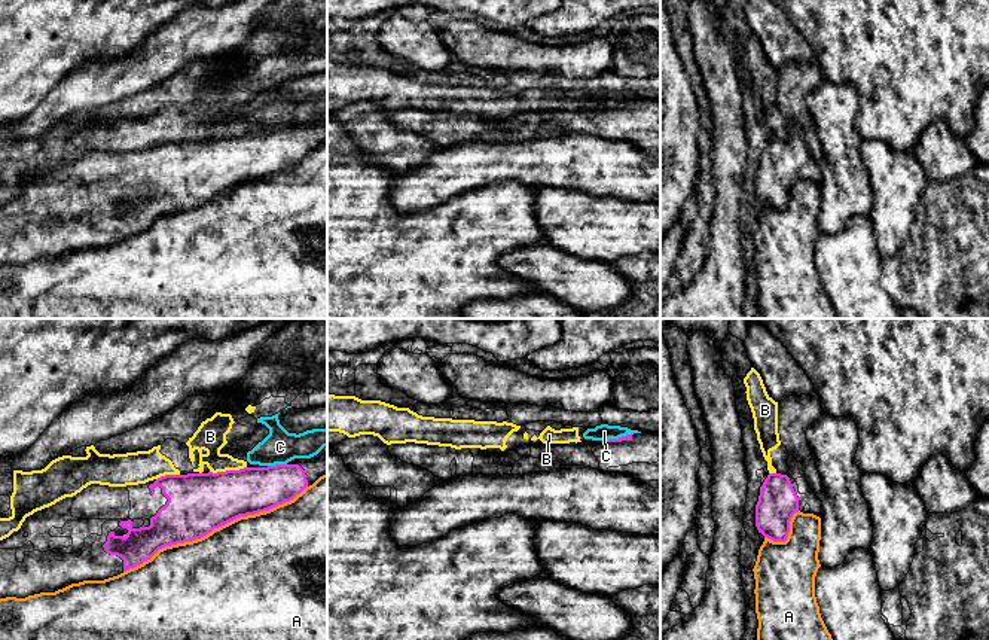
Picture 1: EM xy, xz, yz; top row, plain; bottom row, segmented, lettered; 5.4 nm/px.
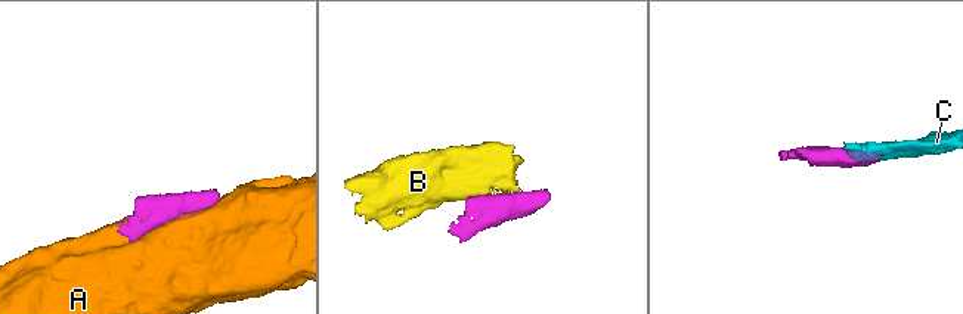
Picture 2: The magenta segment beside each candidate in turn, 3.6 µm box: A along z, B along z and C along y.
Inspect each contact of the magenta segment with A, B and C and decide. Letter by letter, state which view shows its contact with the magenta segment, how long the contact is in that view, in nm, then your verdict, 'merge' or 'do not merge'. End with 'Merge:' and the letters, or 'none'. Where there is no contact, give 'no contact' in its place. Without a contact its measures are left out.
A: meets magenta in xy; contact 1100 nm long; do not merge
B: meets magenta in xy; contact 200 nm long; do not merge
C: meets magenta in xy; contact 110 nm long; do not merge
Merge: none

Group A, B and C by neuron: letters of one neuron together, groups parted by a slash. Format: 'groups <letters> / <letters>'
groups A / B C

